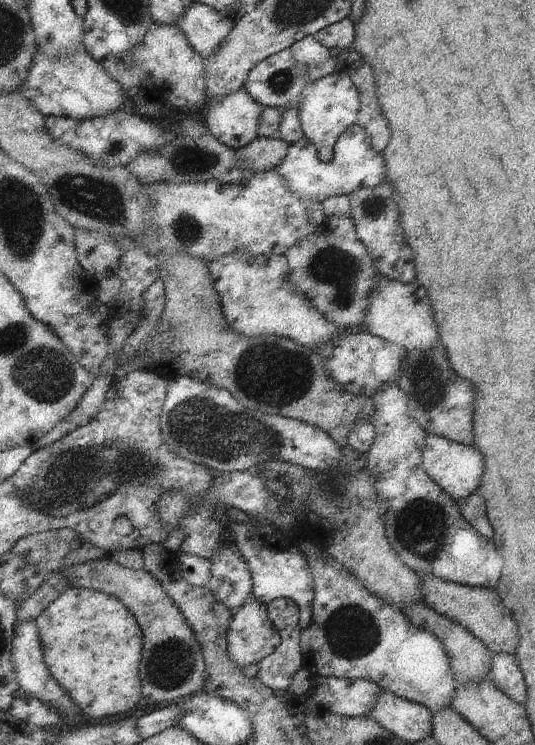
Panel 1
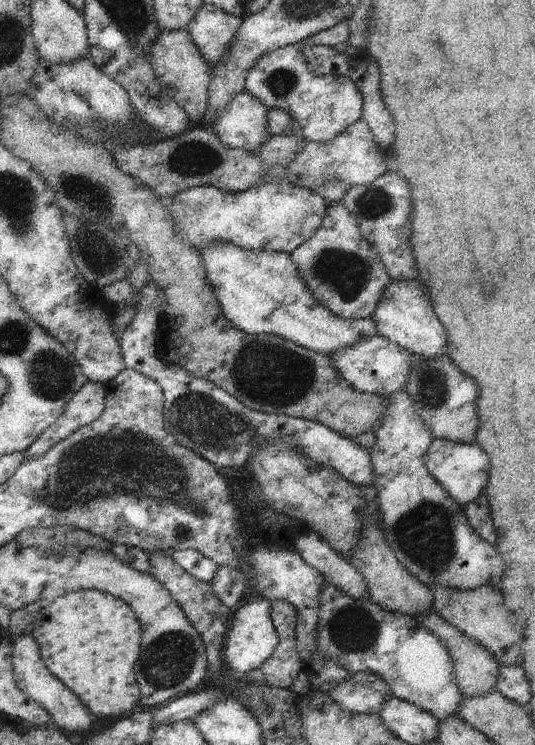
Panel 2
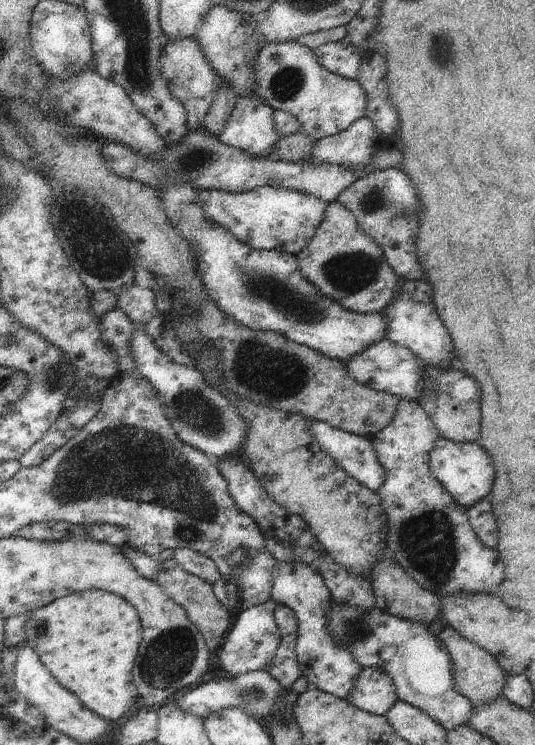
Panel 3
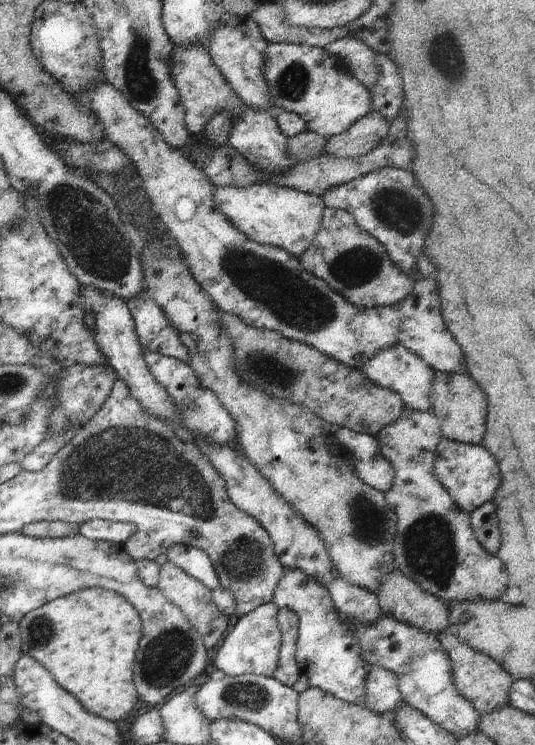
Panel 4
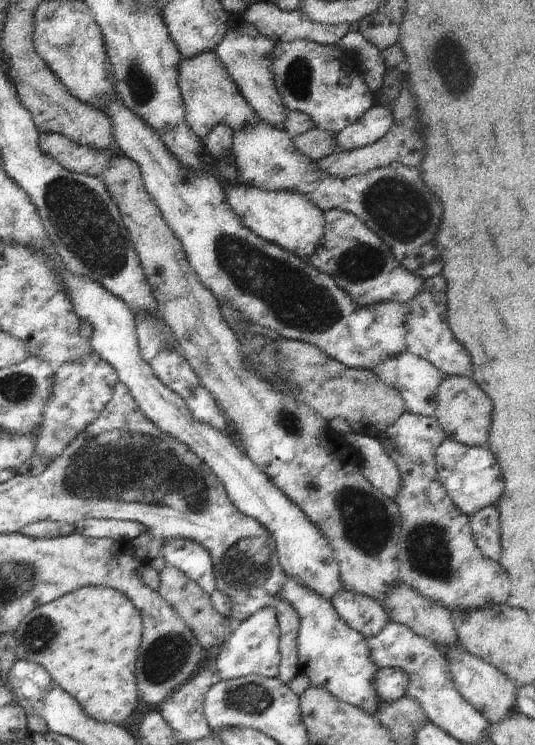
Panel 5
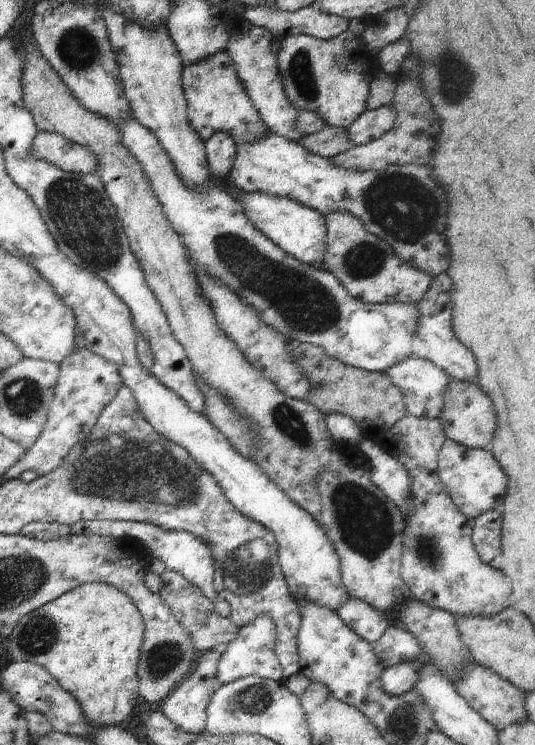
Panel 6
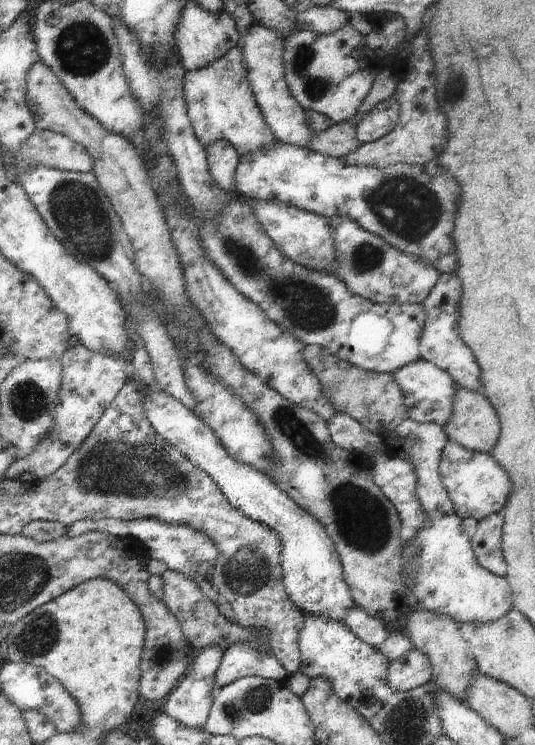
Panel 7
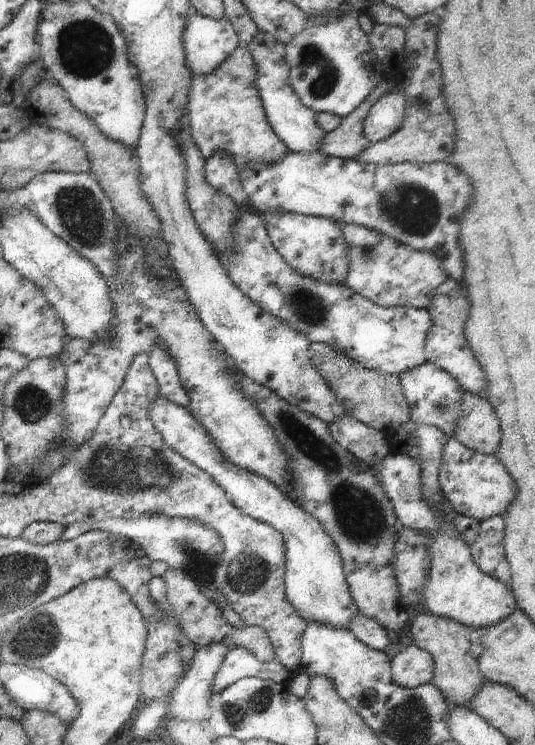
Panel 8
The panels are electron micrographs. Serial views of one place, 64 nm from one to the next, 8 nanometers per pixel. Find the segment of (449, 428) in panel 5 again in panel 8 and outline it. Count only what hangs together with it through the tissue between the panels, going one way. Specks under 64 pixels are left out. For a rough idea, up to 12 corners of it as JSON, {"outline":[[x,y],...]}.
{"outline":[[465,392],[454,439],[495,454],[499,422],[485,398]]}

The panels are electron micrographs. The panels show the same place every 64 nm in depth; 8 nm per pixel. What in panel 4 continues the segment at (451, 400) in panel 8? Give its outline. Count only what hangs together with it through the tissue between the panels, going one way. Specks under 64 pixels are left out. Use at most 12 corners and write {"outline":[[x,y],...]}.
{"outline":[[402,344],[363,364],[363,374],[433,410],[436,371]]}

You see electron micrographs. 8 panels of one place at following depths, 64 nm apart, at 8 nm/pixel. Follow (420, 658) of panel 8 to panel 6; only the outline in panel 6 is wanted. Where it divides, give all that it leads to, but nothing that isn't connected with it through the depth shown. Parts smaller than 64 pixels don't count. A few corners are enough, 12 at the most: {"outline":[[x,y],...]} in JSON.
{"outline":[[421,662],[386,667],[383,688],[402,696],[419,684]]}

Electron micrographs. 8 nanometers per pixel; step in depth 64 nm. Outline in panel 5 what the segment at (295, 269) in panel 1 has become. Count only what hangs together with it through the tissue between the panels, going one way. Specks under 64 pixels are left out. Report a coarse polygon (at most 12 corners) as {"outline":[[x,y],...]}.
{"outline":[[350,212],[325,214],[305,259],[368,307],[409,304],[426,281]]}

